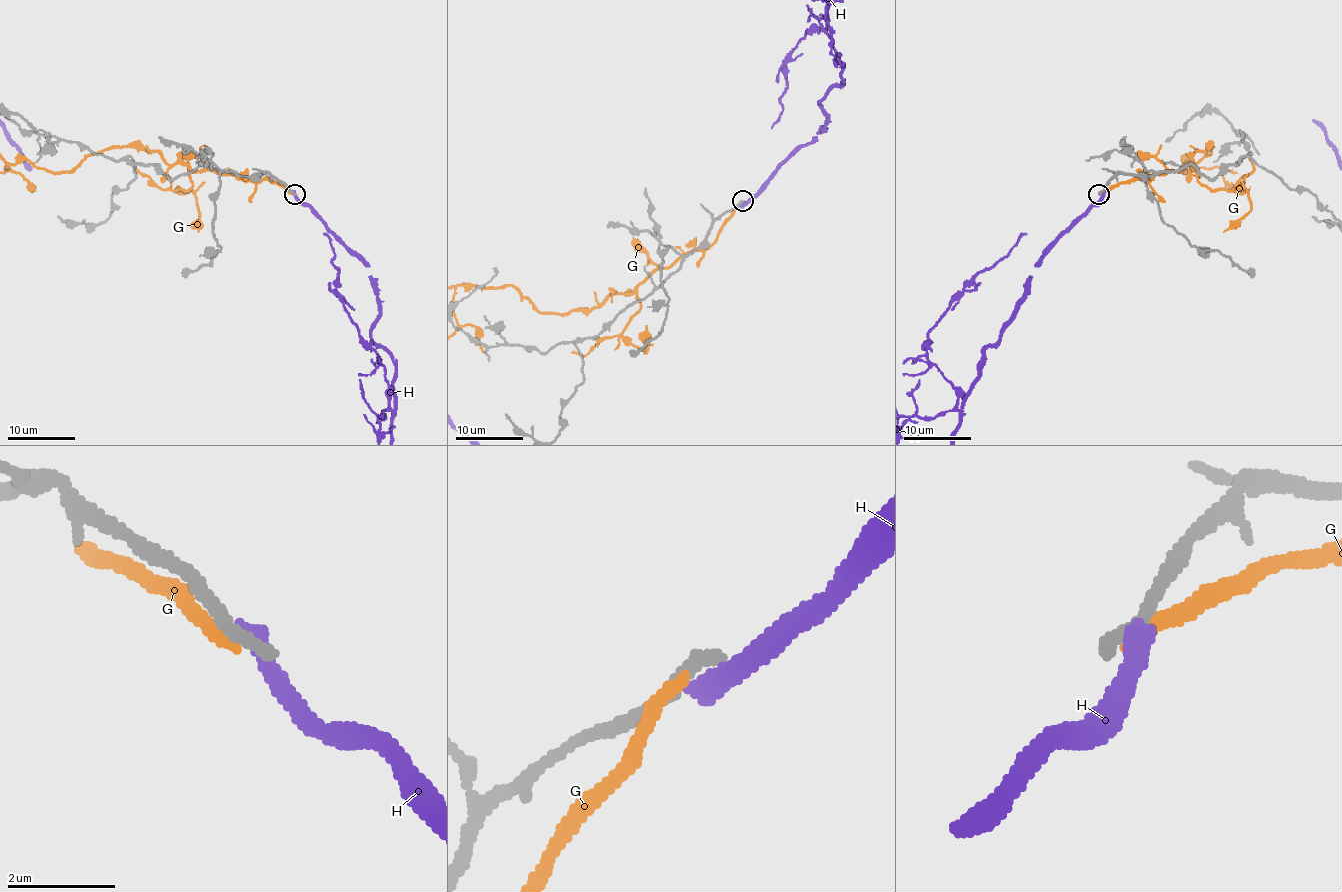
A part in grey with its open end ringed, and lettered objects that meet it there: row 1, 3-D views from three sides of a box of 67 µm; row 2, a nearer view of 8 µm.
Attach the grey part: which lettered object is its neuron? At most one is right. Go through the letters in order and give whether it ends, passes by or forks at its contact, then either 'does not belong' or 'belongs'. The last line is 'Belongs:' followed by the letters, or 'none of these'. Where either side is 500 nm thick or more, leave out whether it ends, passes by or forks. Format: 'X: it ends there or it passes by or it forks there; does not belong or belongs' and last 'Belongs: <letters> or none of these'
G: it ends there; does not belong
H: it ends there; does not belong
Belongs: none of these

